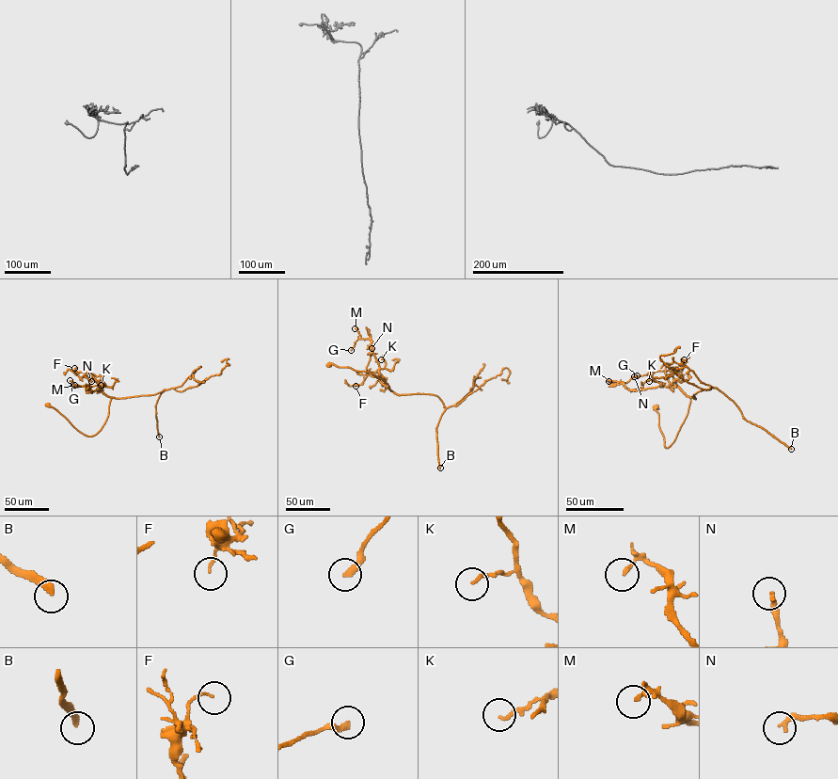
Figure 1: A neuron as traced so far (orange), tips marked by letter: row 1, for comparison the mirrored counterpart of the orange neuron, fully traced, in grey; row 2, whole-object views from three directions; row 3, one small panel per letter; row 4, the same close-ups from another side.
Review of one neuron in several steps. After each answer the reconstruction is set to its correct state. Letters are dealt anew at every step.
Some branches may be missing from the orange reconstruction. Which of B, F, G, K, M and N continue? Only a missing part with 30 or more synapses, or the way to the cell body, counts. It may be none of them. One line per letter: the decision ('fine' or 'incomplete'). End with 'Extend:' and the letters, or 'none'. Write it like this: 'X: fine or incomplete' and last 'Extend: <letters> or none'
B: incomplete
F: fine
G: fine
K: fine
M: fine
N: fine
Extend: B

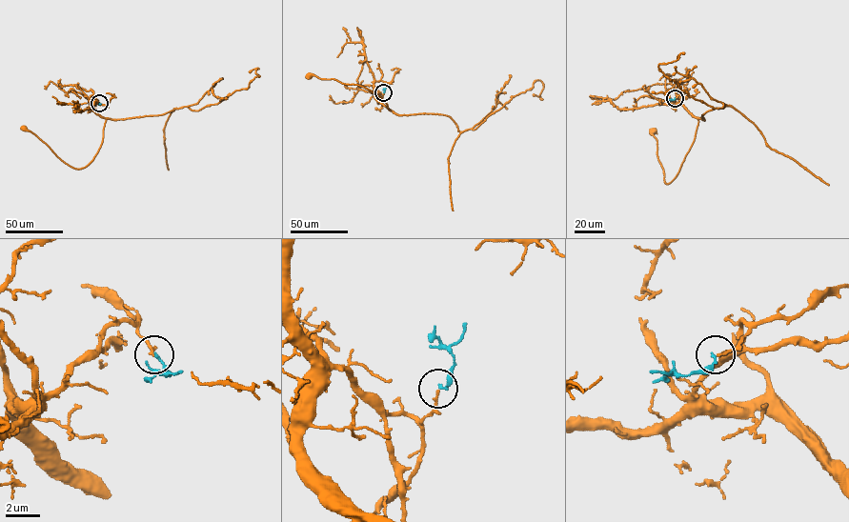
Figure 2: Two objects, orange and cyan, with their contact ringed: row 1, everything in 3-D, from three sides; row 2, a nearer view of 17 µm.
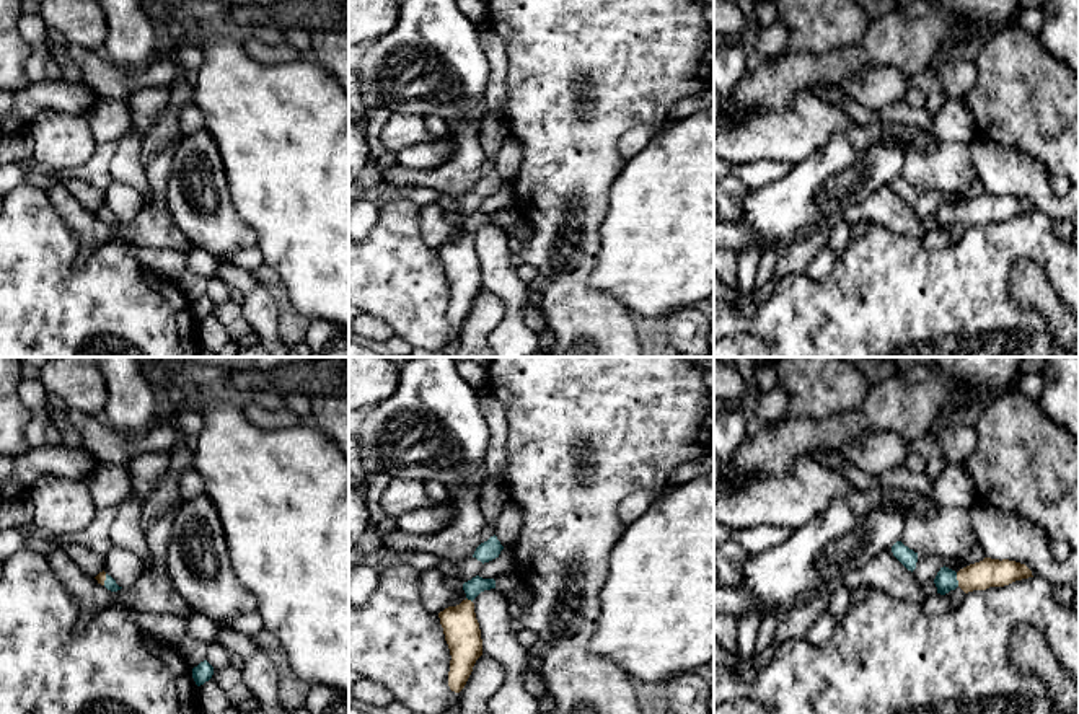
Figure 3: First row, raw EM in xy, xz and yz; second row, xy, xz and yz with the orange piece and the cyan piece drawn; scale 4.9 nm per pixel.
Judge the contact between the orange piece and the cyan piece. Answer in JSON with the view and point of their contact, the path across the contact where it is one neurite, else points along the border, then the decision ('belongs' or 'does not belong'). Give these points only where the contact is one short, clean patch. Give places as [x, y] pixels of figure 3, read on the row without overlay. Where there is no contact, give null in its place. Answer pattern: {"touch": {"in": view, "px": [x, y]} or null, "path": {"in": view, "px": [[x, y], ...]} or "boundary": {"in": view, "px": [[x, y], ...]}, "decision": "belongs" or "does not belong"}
{"touch": {"in": "yz", "px": [957, 214]}, "path": {"in": "yz", "px": [[990, 207], [957, 214], [946, 214]]}, "decision": "belongs"}

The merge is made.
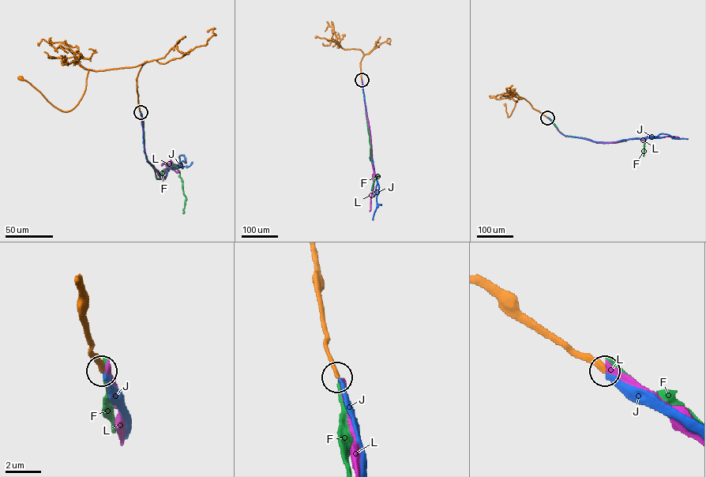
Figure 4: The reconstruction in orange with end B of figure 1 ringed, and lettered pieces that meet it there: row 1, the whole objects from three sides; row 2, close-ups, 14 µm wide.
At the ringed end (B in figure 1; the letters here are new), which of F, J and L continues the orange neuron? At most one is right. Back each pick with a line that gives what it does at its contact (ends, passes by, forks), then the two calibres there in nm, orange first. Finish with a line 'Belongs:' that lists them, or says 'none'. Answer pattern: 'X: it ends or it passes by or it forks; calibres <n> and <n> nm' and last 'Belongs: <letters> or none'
Belongs: none

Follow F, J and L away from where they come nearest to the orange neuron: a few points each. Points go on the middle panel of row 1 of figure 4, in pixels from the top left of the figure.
F: (362, 80), (369, 158), (375, 178), (377, 175)
J: (362, 80), (373, 171), (378, 185), (373, 219)
L: (362, 80), (373, 170), (369, 211)

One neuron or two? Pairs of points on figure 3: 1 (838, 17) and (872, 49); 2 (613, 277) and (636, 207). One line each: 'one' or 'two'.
1: two
2: one

